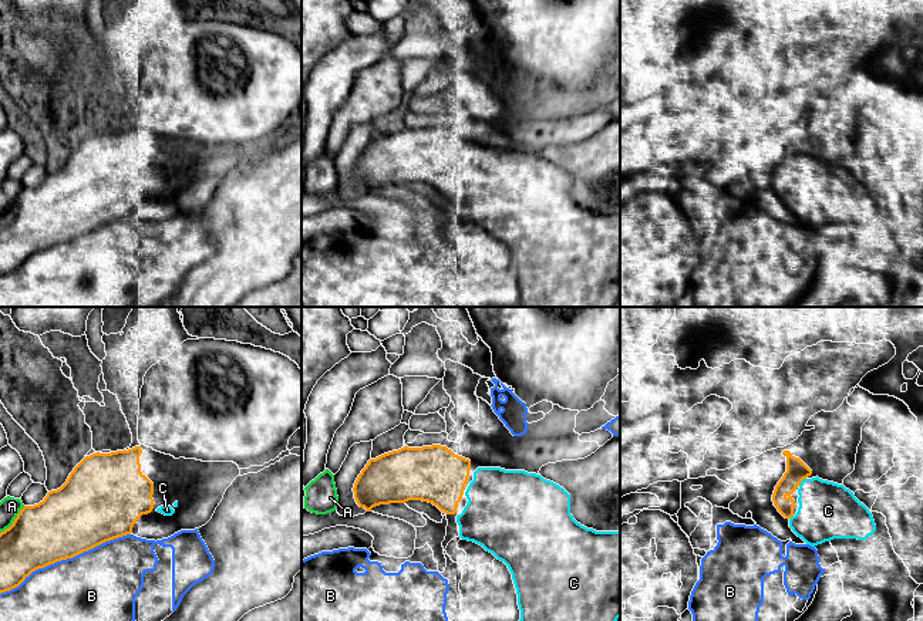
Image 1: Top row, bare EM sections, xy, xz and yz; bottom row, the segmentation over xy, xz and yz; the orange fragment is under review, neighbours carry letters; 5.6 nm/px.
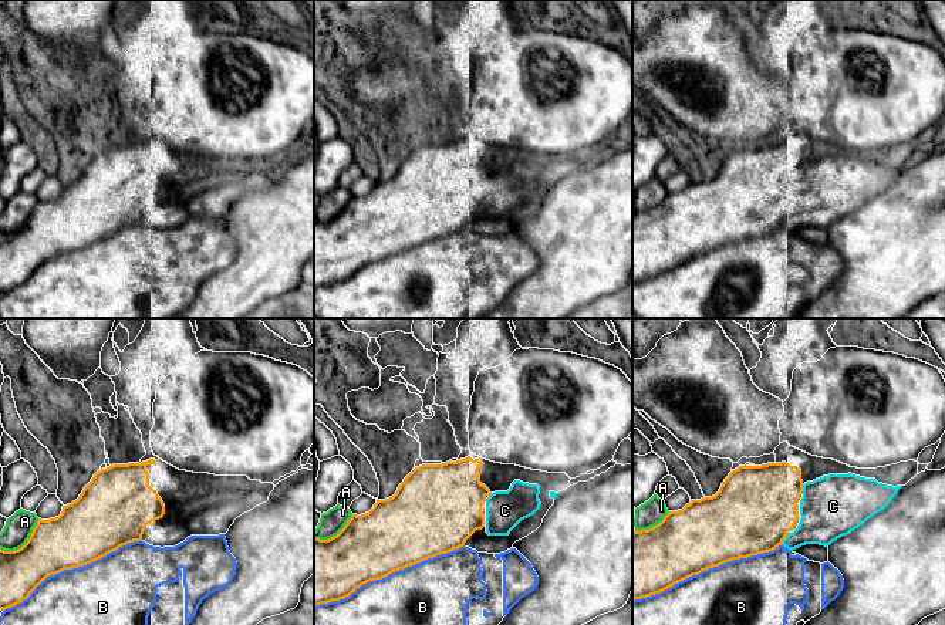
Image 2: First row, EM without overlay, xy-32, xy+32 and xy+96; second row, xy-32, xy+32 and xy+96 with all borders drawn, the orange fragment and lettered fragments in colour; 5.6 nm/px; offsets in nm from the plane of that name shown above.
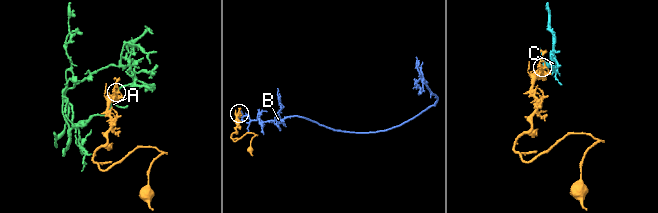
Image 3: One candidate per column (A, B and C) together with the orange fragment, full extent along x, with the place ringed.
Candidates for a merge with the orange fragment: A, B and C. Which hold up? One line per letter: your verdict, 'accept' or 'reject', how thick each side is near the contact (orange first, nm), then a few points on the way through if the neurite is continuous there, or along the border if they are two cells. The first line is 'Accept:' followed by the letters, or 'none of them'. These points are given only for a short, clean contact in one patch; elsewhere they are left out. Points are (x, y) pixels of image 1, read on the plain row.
Accept: C
A: reject; 360 nm thick on the orange side, 110 nm on the other
B: reject; 380 nm thick on the orange side, 500 nm on the other
C: accept; 120 nm thick on the orange side, 320 nm on the other

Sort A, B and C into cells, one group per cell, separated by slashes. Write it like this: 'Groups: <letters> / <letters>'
Groups: A / B / C

